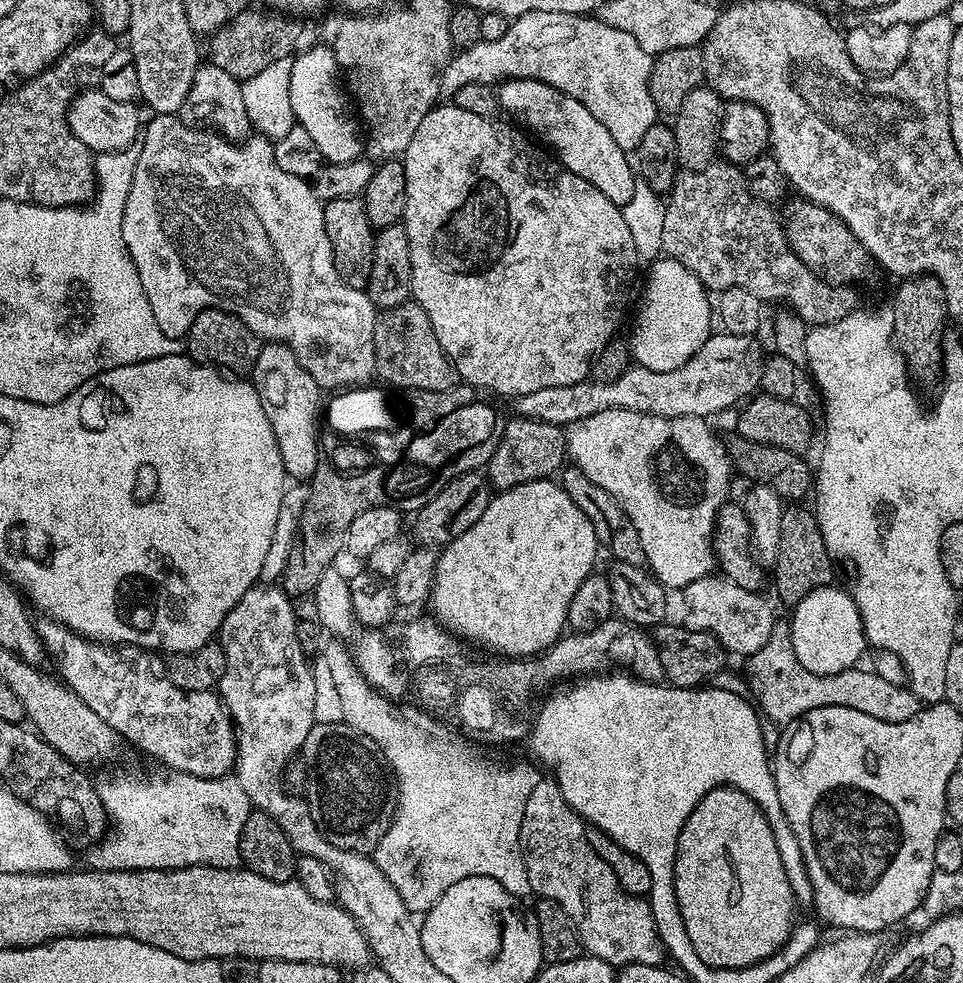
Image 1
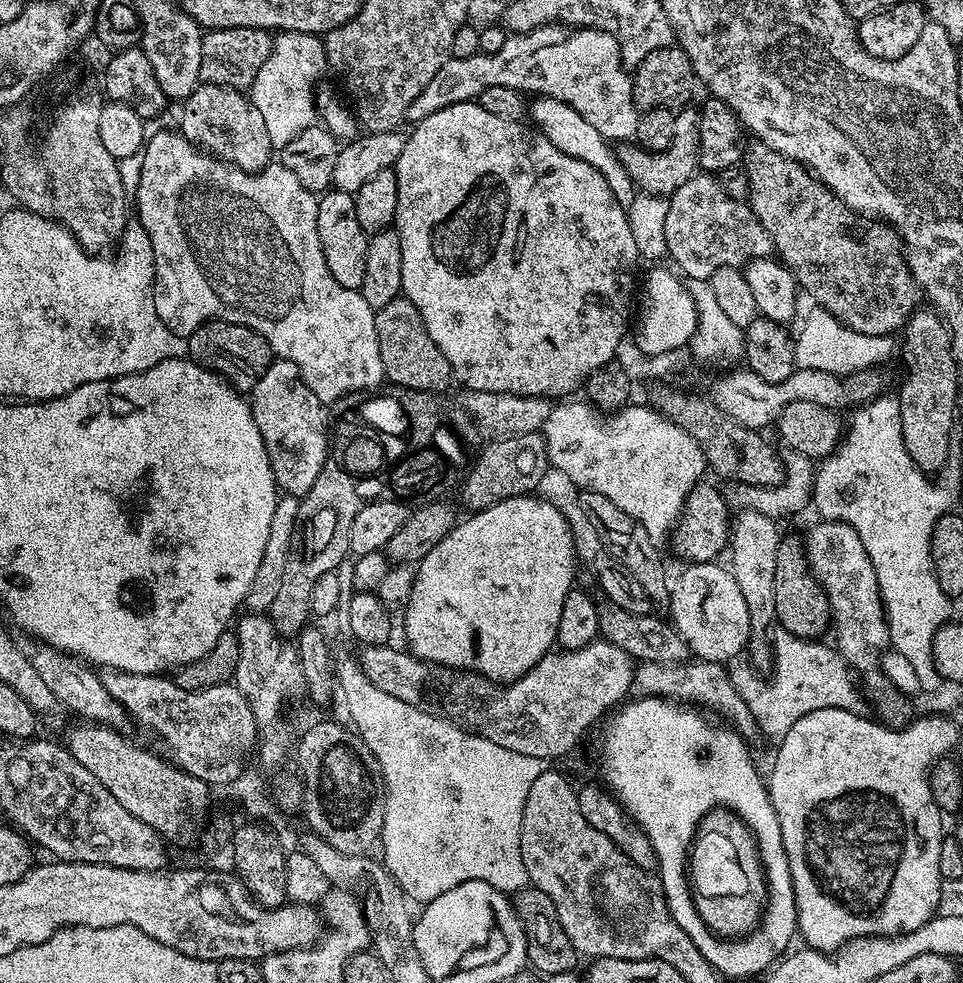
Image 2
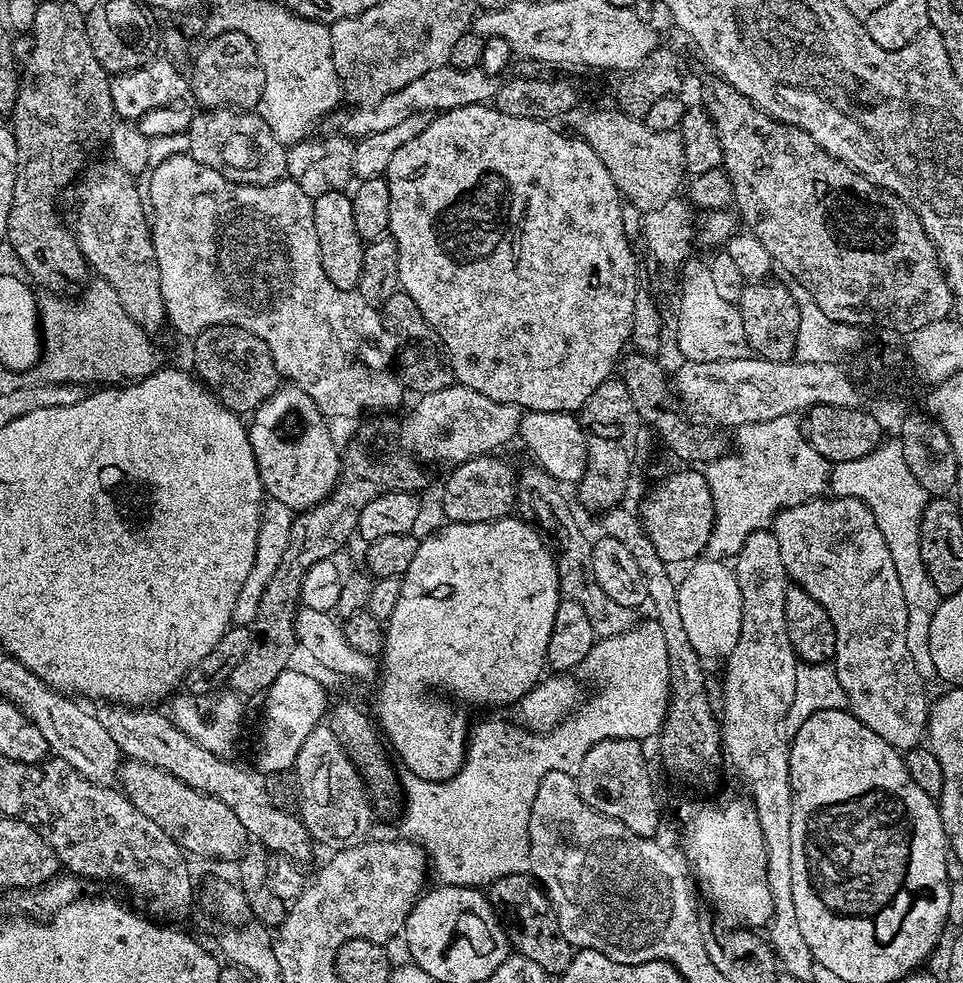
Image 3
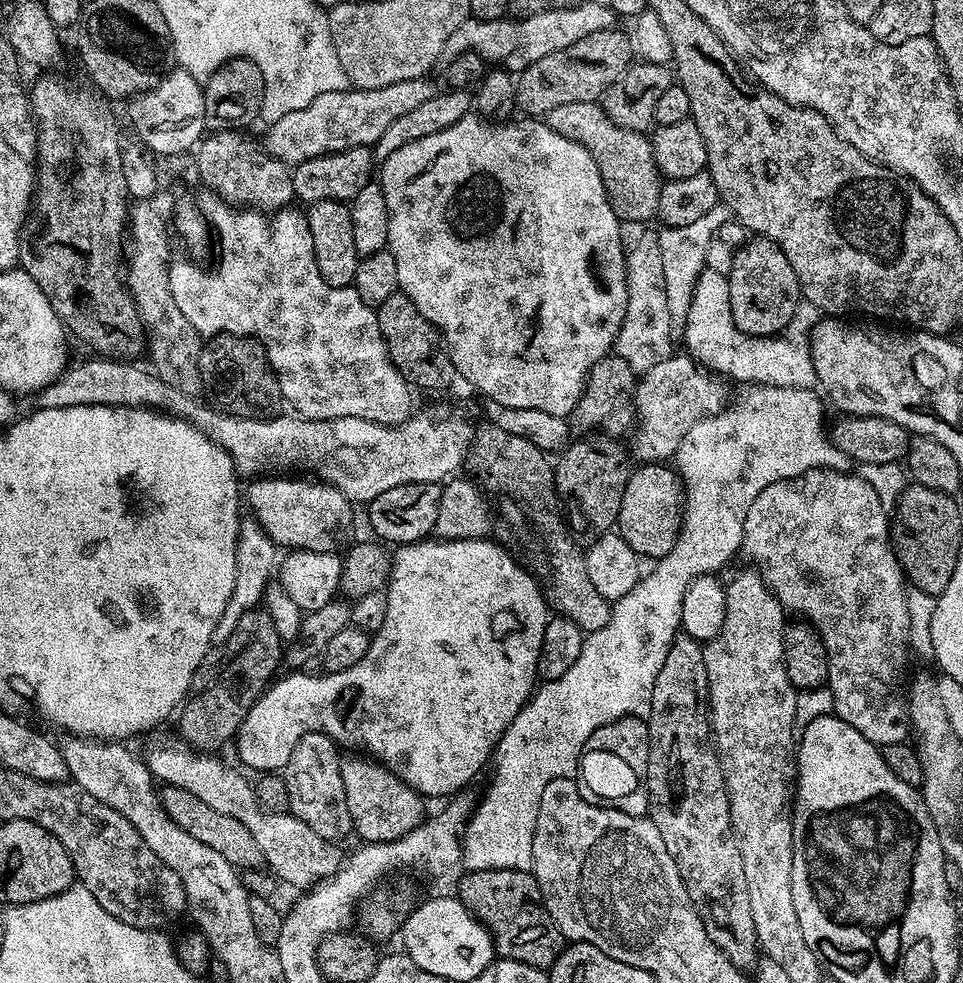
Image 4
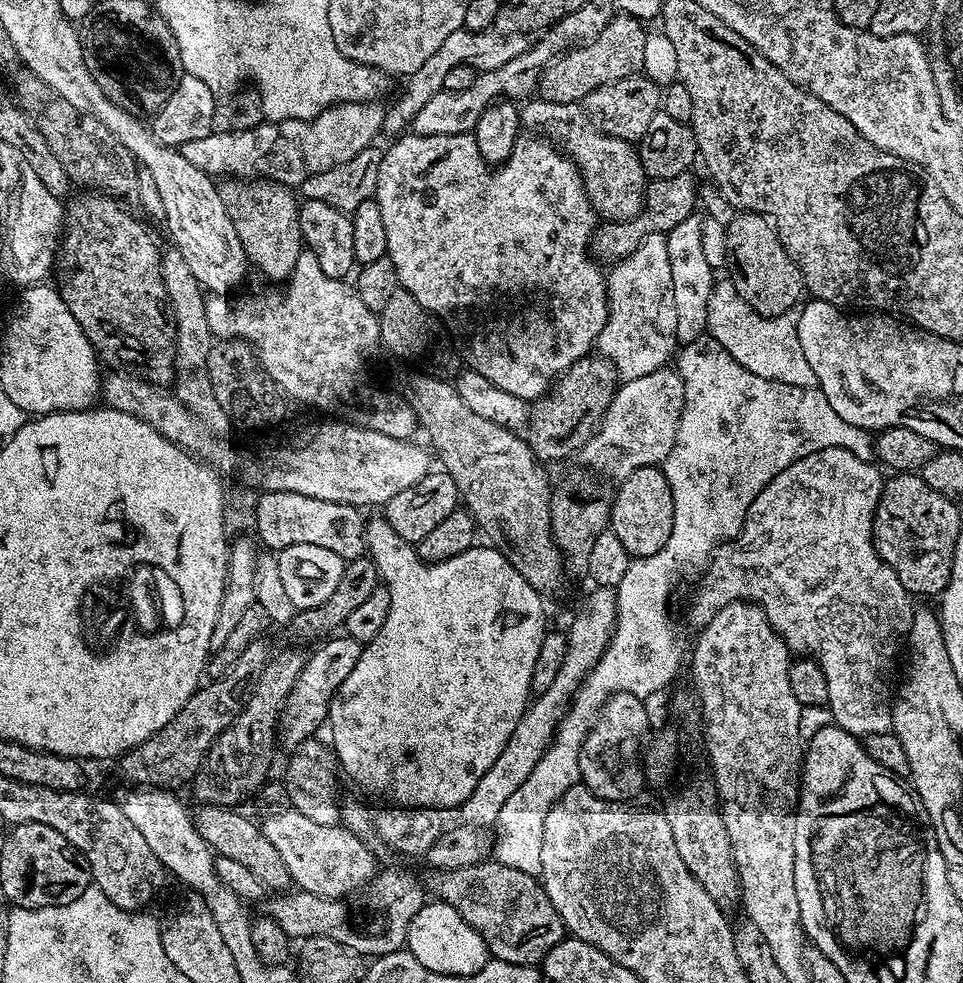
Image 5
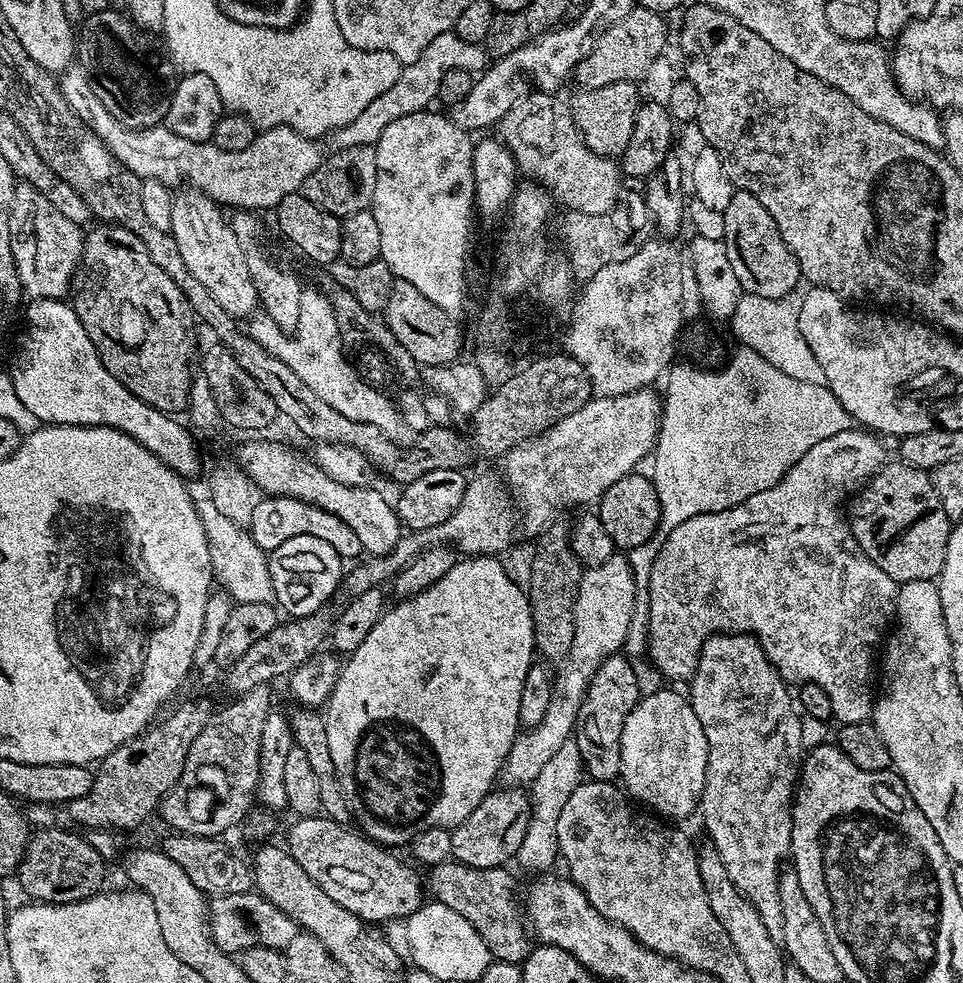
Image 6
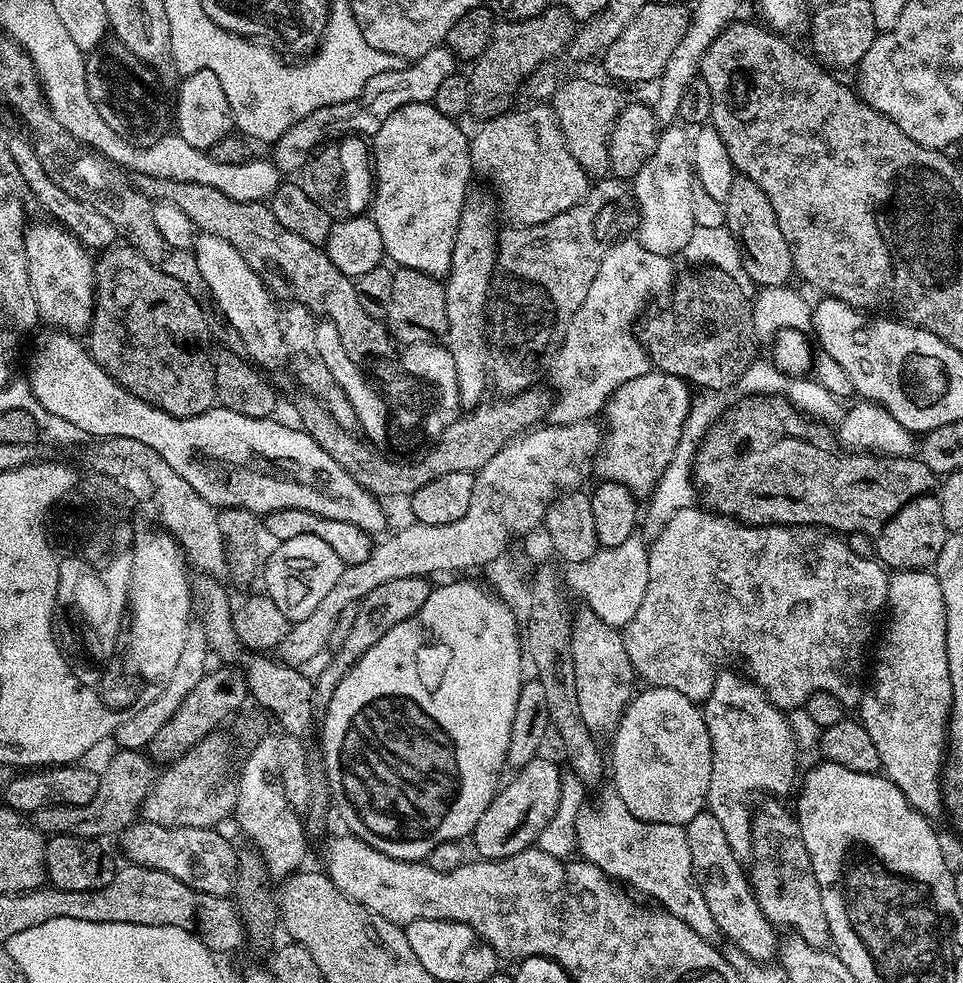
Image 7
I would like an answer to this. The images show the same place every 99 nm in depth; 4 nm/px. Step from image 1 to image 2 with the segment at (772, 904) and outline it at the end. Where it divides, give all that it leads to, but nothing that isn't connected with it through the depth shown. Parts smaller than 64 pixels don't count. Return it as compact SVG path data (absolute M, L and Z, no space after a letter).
M711 808L700 819L688 854L688 879L692 902L709 932L720 938L740 938L759 925L766 907L766 885L764 867L760 864L760 847L756 845L756 835L746 826L746 822L742 822L742 818L730 809Z

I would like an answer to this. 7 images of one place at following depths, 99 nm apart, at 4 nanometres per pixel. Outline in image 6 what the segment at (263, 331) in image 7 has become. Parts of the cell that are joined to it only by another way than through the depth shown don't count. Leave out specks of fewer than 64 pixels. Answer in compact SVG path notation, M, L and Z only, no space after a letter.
M187 191L177 195L172 202L171 233L174 242L178 242L182 259L186 261L190 274L194 274L194 278L214 294L218 306L222 306L226 314L233 318L251 317L258 308L254 281L246 266L246 254L242 254L242 246L238 246L238 238L234 238L231 223L220 213L223 212L221 205L205 192Z

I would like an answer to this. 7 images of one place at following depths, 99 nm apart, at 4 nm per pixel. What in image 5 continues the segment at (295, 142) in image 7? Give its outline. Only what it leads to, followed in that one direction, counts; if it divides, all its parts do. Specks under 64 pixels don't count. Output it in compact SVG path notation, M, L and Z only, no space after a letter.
M465 27L459 28L457 32L450 34L450 38L446 38L446 42L442 42L442 46L438 46L438 50L434 50L434 54L430 54L430 58L426 58L422 70L407 77L405 84L408 85L405 86L404 93L393 102L392 108L390 104L384 113L383 135L388 135L388 138L399 137L411 125L414 114L422 110L423 104L428 99L434 98L434 94L444 91L446 74L454 70L454 66L468 64L475 68L477 73L498 70L498 66L506 66L506 62L510 62L516 56L521 56L528 47L530 47L528 36L501 36L495 30L470 32Z

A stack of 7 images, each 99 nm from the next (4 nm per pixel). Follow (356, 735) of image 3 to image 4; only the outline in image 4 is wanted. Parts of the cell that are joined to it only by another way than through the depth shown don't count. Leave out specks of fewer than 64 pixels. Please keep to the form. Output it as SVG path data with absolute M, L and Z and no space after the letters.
M348 754L340 762L342 770L342 786L346 790L346 804L350 806L350 818L355 835L361 836L360 840L370 843L384 843L402 838L403 835L410 834L420 823L426 819L424 812L425 797L419 792L415 792L402 778L398 778L390 771L385 764L367 754Z

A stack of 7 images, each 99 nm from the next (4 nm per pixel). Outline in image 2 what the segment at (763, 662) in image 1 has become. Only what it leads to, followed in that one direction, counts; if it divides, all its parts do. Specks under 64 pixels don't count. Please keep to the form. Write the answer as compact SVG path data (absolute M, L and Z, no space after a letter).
M781 627L771 633L770 643L772 677L769 680L751 659L743 655L734 657L726 664L730 682L734 682L734 690L742 694L746 706L750 706L750 714L754 714L763 739L772 740L773 745L779 746L782 738L790 734L790 726L814 710L841 708L858 713L865 711L866 700L858 687L857 677L835 647L827 648L820 644L824 642L816 640L803 640Z

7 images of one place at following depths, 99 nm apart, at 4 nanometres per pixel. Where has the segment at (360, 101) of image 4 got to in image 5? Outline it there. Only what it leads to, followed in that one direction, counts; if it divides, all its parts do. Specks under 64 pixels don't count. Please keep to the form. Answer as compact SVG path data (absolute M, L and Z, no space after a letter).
M346 102L334 104L313 120L277 120L254 126L245 132L211 132L206 138L194 138L194 142L179 145L180 152L192 165L198 166L213 178L263 178L279 184L301 186L311 175L349 162L356 154L374 144L384 127L385 105L380 102Z

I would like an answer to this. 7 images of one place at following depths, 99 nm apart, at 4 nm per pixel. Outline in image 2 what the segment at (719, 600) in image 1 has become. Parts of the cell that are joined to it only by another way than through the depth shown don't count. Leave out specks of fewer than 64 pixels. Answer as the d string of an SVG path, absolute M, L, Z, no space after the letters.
M713 562L687 565L686 570L677 581L676 579L673 581L669 589L668 610L672 614L670 620L673 627L687 642L689 651L697 659L726 664L747 649L751 641L752 627L746 600L742 595L742 590L738 587L737 580L727 567L722 568L719 564Z

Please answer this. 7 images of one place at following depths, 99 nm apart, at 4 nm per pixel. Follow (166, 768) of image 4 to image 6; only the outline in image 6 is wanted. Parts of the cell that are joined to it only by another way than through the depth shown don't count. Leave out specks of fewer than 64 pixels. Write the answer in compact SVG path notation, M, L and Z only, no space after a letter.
M324 814L301 816L295 822L297 824L288 832L288 852L338 906L346 906L359 920L403 921L425 903L422 876L415 872L417 869L411 863L403 864L398 857L391 856L387 847L359 831L351 832L349 825L339 824Z

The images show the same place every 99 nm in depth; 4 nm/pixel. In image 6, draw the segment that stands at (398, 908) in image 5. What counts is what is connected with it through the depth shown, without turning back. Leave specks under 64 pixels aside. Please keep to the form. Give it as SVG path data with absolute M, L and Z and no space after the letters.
M255 890L242 894L213 896L207 903L210 934L222 951L229 954L239 954L244 949L254 946L283 950L290 946L290 941L295 938L298 931L298 925L294 921L286 914L282 914L282 910L274 906L274 902L270 902Z

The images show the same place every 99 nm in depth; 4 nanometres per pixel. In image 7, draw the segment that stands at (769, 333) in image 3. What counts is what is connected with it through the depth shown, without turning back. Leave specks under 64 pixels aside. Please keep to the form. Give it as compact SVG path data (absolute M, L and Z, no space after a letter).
M733 175L730 194L722 203L724 223L739 245L741 266L749 281L760 288L787 285L791 281L788 279L794 276L790 246L786 238L782 238L782 226L778 226L778 218L774 218L774 206L770 206L770 198L766 198L762 186L745 176Z

